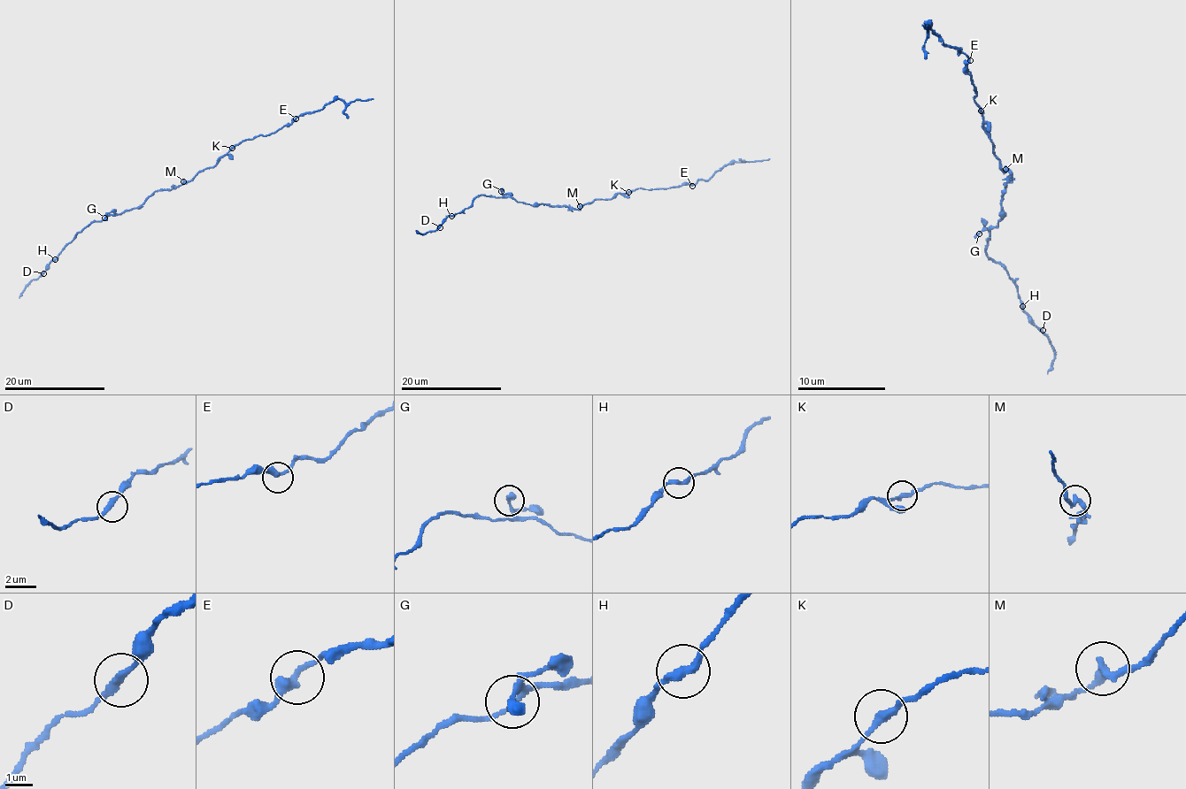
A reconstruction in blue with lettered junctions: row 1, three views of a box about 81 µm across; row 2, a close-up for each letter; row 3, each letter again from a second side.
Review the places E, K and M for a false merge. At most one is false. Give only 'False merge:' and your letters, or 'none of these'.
False merge: M

